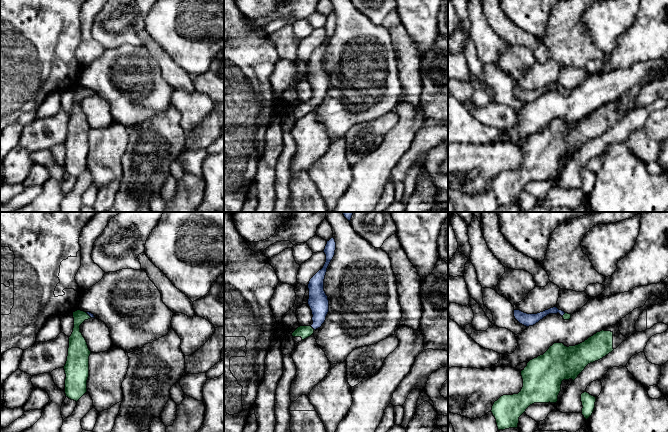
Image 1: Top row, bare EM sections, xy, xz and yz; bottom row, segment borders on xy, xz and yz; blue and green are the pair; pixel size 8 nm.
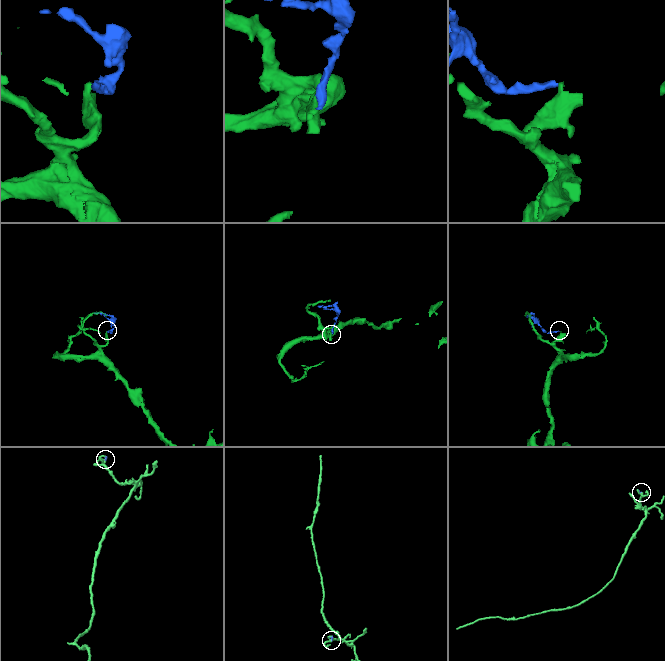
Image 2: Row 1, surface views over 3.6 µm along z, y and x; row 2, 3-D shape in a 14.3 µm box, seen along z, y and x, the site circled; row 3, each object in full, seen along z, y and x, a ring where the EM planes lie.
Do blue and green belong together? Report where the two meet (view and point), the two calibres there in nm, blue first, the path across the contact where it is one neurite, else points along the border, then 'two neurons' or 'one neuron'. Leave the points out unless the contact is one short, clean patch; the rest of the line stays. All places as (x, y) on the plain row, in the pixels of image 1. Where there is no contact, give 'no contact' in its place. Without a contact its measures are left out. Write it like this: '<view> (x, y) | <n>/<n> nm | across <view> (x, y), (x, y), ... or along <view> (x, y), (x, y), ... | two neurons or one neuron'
xz (312, 103) | 160/100 nm | across xz (318, 78), (318, 97), (312, 103), (304, 108) | one neuron

